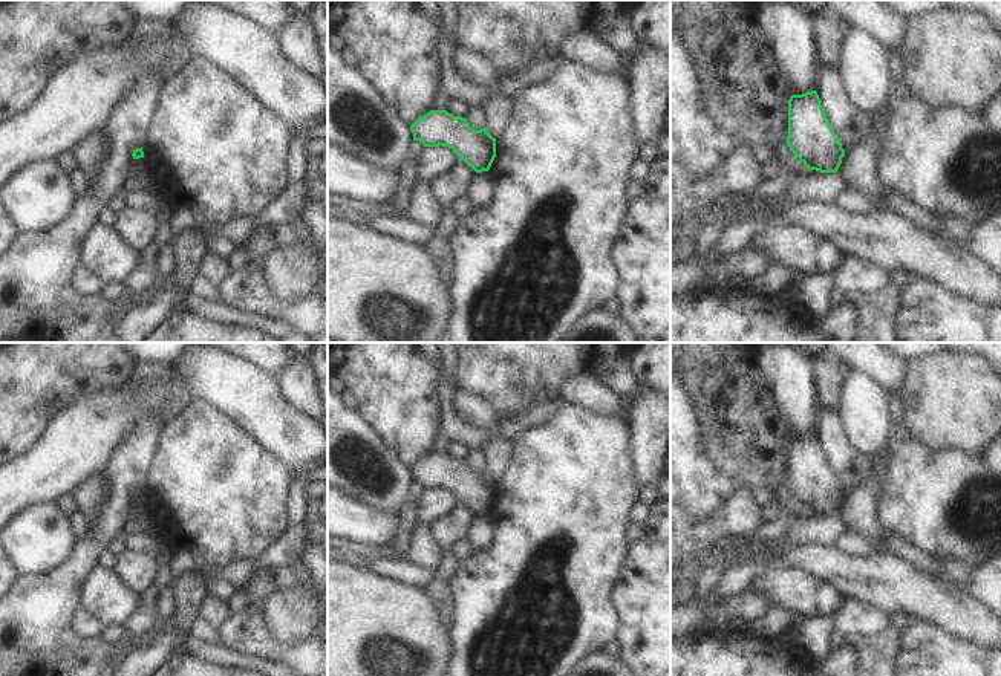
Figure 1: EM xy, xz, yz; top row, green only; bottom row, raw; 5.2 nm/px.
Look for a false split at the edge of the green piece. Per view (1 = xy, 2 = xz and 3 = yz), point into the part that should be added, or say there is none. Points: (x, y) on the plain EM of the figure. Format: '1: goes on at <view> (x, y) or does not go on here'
1: does not go on here
2: does not go on here
3: does not go on here

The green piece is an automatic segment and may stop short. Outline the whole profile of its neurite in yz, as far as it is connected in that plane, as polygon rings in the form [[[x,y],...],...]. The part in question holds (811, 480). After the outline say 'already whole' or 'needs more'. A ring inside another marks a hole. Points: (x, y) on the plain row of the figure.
[[[816,433],[790,439],[787,488],[808,512],[820,515],[839,512],[845,492]]]; already whole

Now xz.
[[[430,453],[410,473],[413,483],[421,483],[424,489],[452,491],[476,515],[488,514],[496,500],[496,480],[485,470],[474,473],[465,460],[453,459],[447,453]]]; already whole

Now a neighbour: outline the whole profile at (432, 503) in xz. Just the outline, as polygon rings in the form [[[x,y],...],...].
[[[424,489],[416,503],[418,522],[432,525],[459,503],[448,489]]]

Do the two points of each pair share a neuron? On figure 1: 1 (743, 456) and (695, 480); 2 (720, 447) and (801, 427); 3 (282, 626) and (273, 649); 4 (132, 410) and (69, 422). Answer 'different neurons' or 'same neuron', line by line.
1: different neurons
2: different neurons
3: different neurons
4: same neuron

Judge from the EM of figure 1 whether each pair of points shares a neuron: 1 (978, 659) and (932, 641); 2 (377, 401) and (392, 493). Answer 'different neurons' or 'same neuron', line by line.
1: same neuron
2: different neurons

